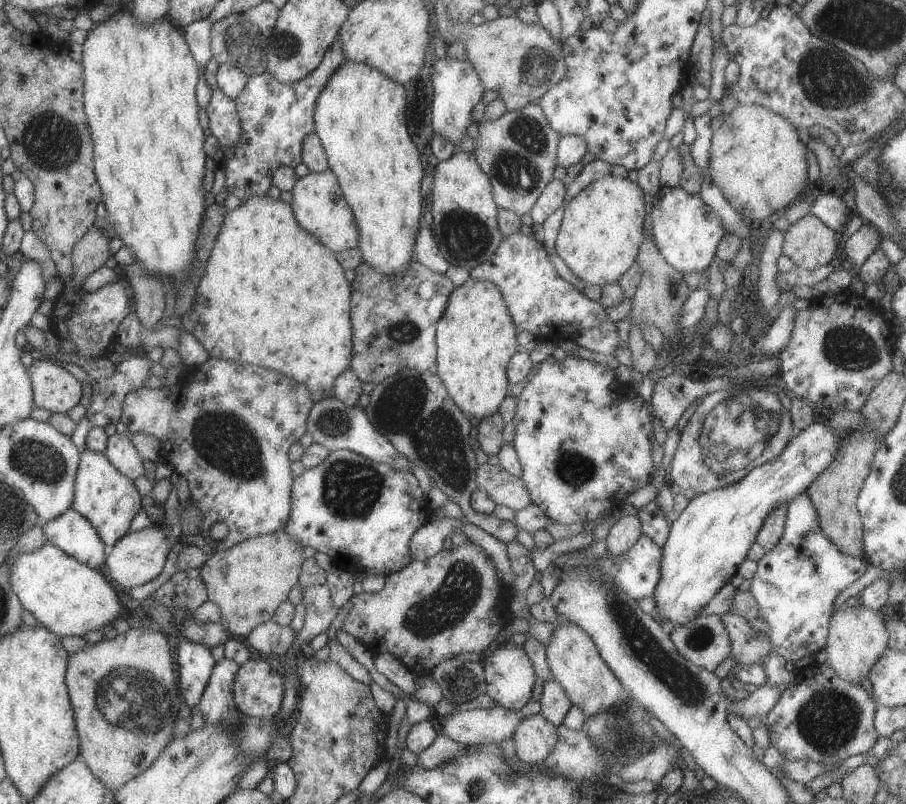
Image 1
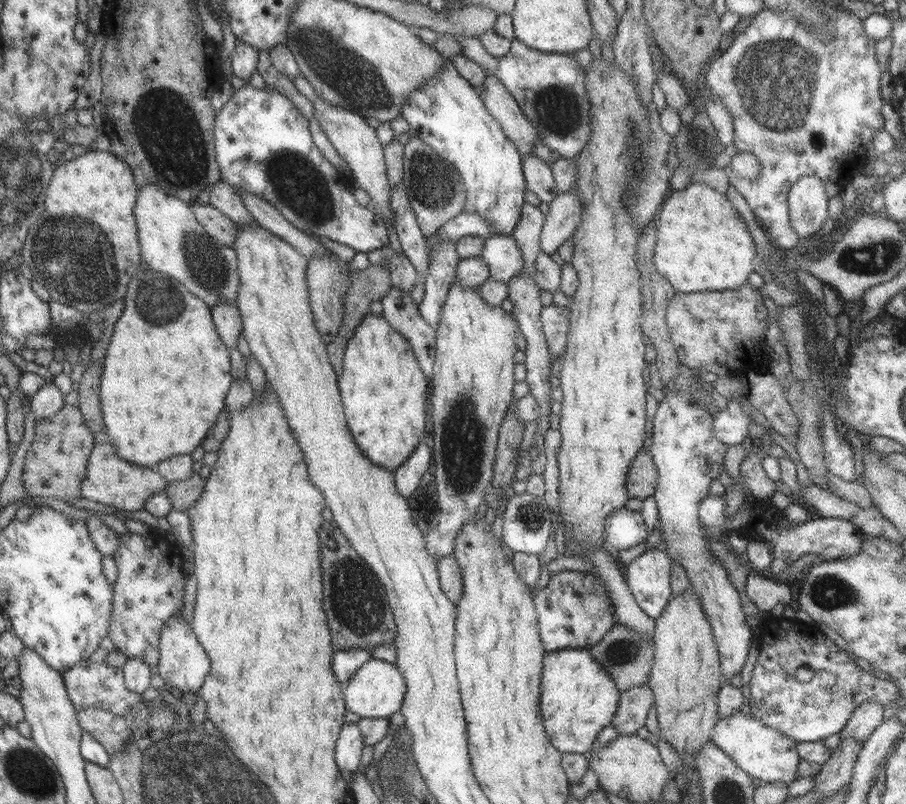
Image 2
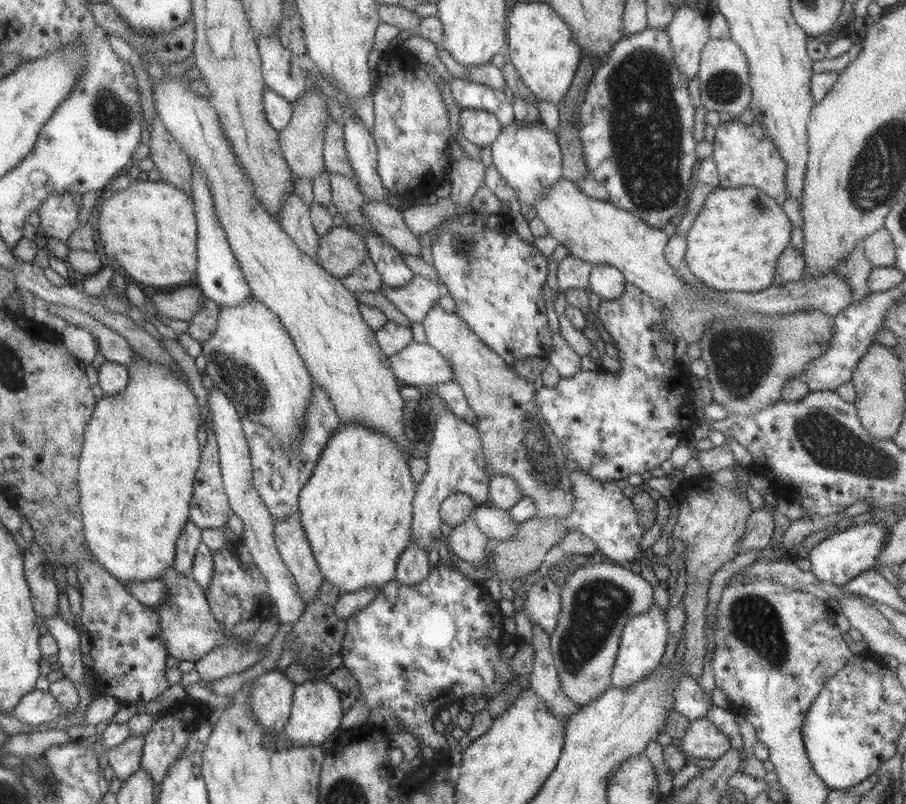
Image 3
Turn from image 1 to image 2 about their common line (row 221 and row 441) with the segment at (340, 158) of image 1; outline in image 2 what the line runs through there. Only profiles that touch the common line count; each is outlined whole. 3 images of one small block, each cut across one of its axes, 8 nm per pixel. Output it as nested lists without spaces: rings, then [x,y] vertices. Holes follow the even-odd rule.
[[[365,314],[348,338],[343,352],[341,374],[337,375],[340,401],[345,408],[347,428],[361,450],[364,458],[373,465],[395,471],[425,438],[425,404],[427,404],[427,382],[407,340],[395,332],[383,316]]]

